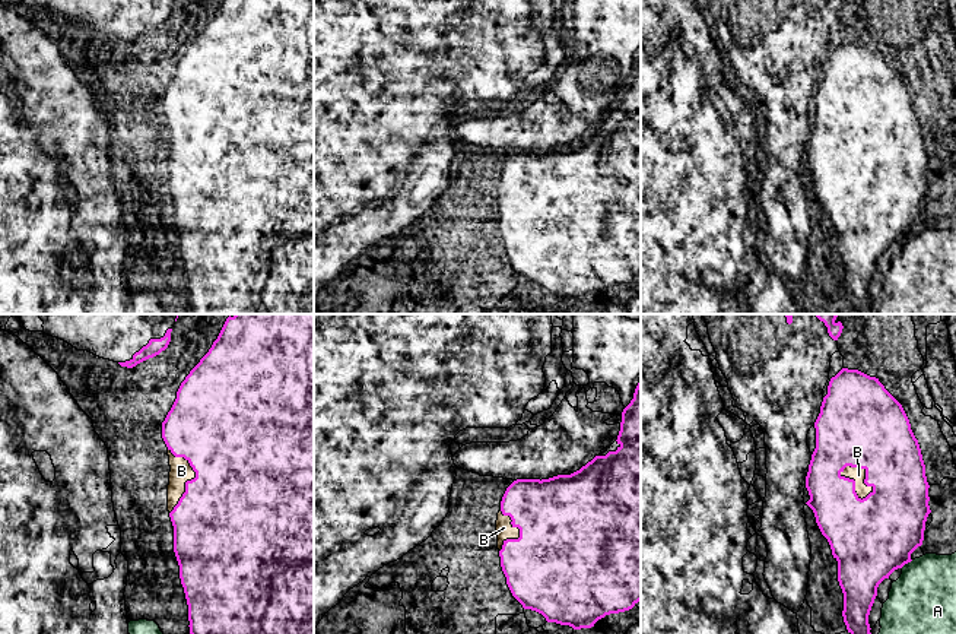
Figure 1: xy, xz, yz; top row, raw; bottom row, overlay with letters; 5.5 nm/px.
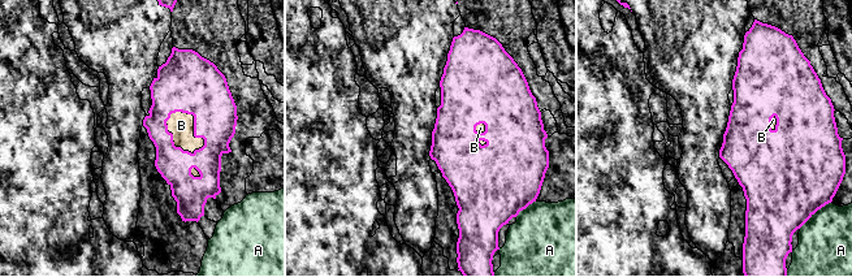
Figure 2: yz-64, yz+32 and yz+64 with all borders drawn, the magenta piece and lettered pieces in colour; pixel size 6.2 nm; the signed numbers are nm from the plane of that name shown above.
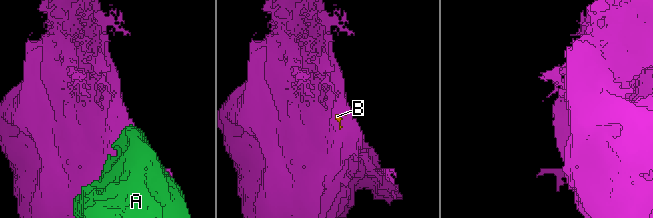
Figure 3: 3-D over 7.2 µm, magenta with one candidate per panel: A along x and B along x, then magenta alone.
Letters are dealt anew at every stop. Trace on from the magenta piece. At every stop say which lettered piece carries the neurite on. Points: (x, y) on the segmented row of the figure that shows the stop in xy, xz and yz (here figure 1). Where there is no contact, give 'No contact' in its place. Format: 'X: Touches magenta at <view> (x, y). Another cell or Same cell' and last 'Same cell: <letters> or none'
A: Touches magenta at yz (907, 563). Another cell
B: Touches magenta at yz (853, 479). Same cell
Same cell: B

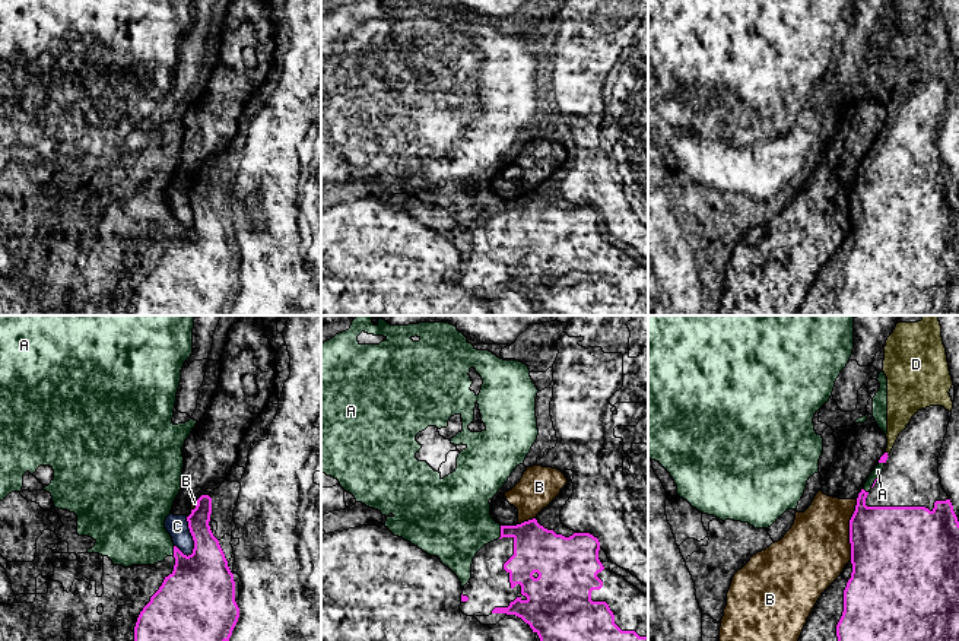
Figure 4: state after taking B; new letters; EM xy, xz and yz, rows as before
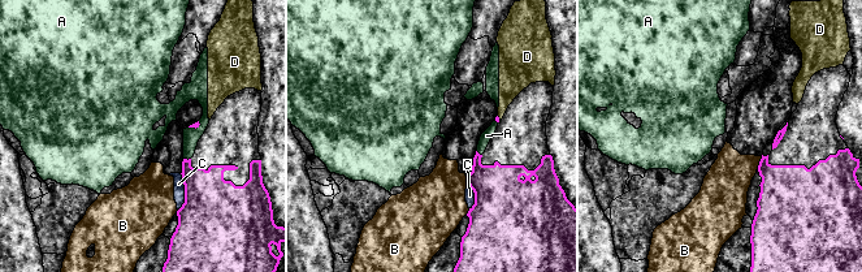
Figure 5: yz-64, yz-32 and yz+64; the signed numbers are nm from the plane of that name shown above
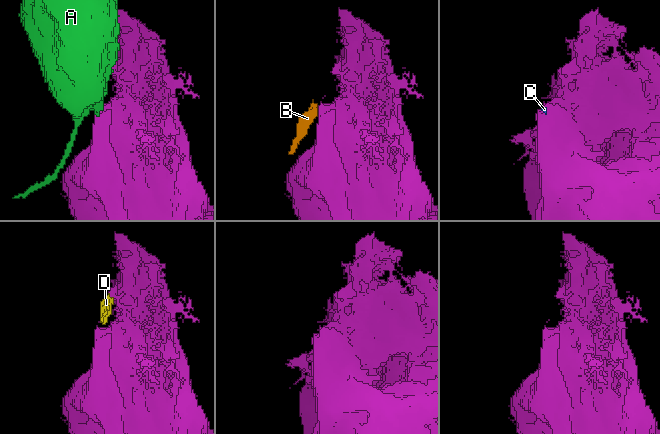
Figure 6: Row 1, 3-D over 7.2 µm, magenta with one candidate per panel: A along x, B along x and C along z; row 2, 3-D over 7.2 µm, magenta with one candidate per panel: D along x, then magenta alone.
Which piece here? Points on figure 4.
A: Touches magenta at xz (501, 532). Another cell
B: Touches magenta at yz (850, 530). Another cell
C: Touches magenta at xy (193, 538). Another cell
D: Touches magenta at yz (886, 454). Another cell
Same cell: none

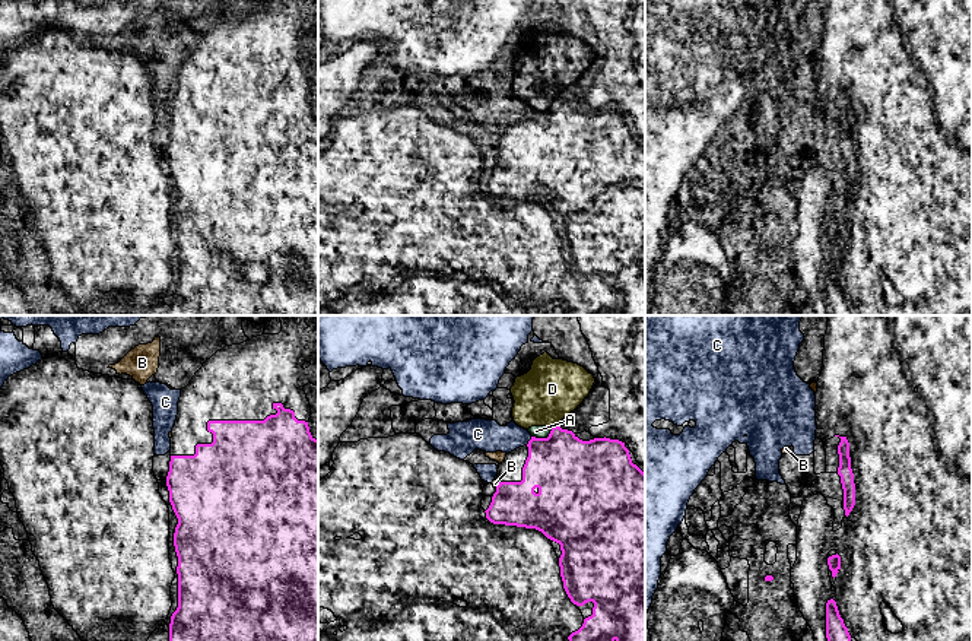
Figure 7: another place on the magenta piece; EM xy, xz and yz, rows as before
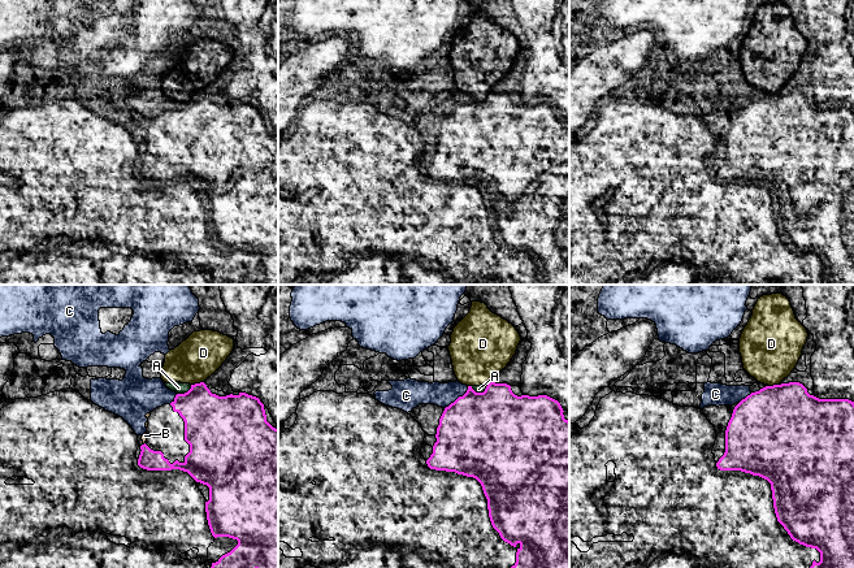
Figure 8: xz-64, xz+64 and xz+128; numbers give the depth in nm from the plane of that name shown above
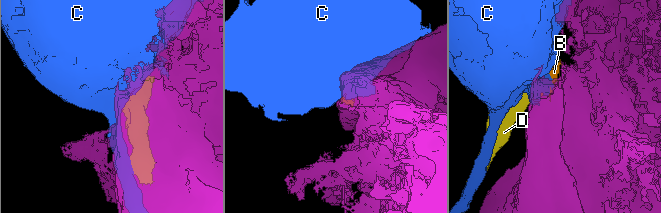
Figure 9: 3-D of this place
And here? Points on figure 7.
A: Touches magenta at xz (543, 438). Another cell
B: Touches magenta at xz (498, 485). Another cell
C: Touches magenta at xz (529, 441). Another cell
D: Touches magenta at xz (553, 427). Another cell
Same cell: none

